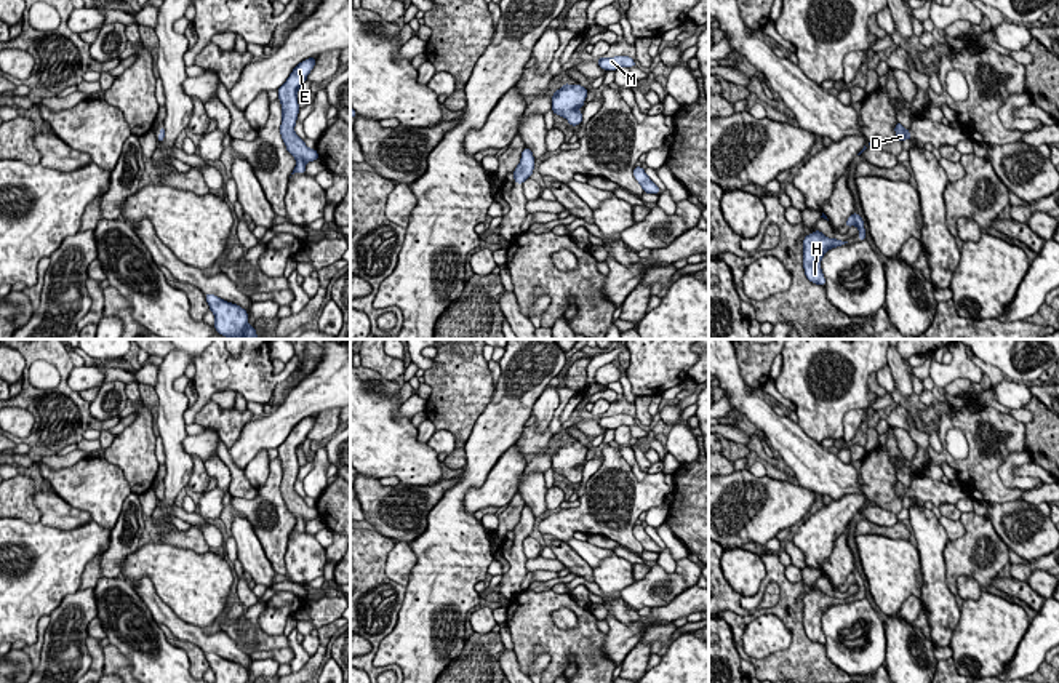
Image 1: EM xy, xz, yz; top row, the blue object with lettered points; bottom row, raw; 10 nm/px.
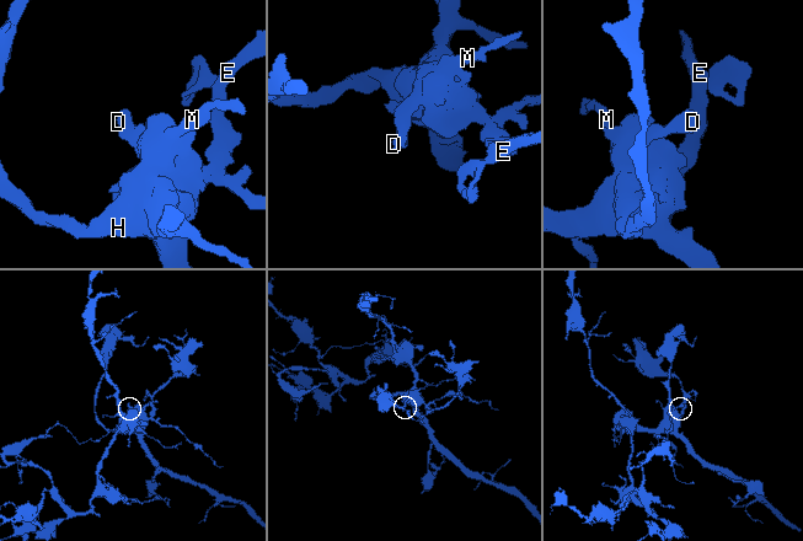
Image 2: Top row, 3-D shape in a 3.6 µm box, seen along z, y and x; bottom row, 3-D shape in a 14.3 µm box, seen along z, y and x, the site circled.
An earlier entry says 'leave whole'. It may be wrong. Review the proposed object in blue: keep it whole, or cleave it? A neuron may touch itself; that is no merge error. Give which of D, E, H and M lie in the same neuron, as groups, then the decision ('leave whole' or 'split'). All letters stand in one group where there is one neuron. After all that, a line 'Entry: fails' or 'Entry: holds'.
D E H M | leave whole
Entry: holds

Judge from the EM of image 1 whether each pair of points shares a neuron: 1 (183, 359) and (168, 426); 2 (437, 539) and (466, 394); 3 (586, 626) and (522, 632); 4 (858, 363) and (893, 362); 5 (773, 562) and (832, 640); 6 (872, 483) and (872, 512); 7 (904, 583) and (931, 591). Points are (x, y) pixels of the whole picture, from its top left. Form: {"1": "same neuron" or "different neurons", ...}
{"1": "same neuron", "2": "different neurons", "3": "same neuron", "4": "different neurons", "5": "different neurons", "6": "different neurons", "7": "different neurons"}

